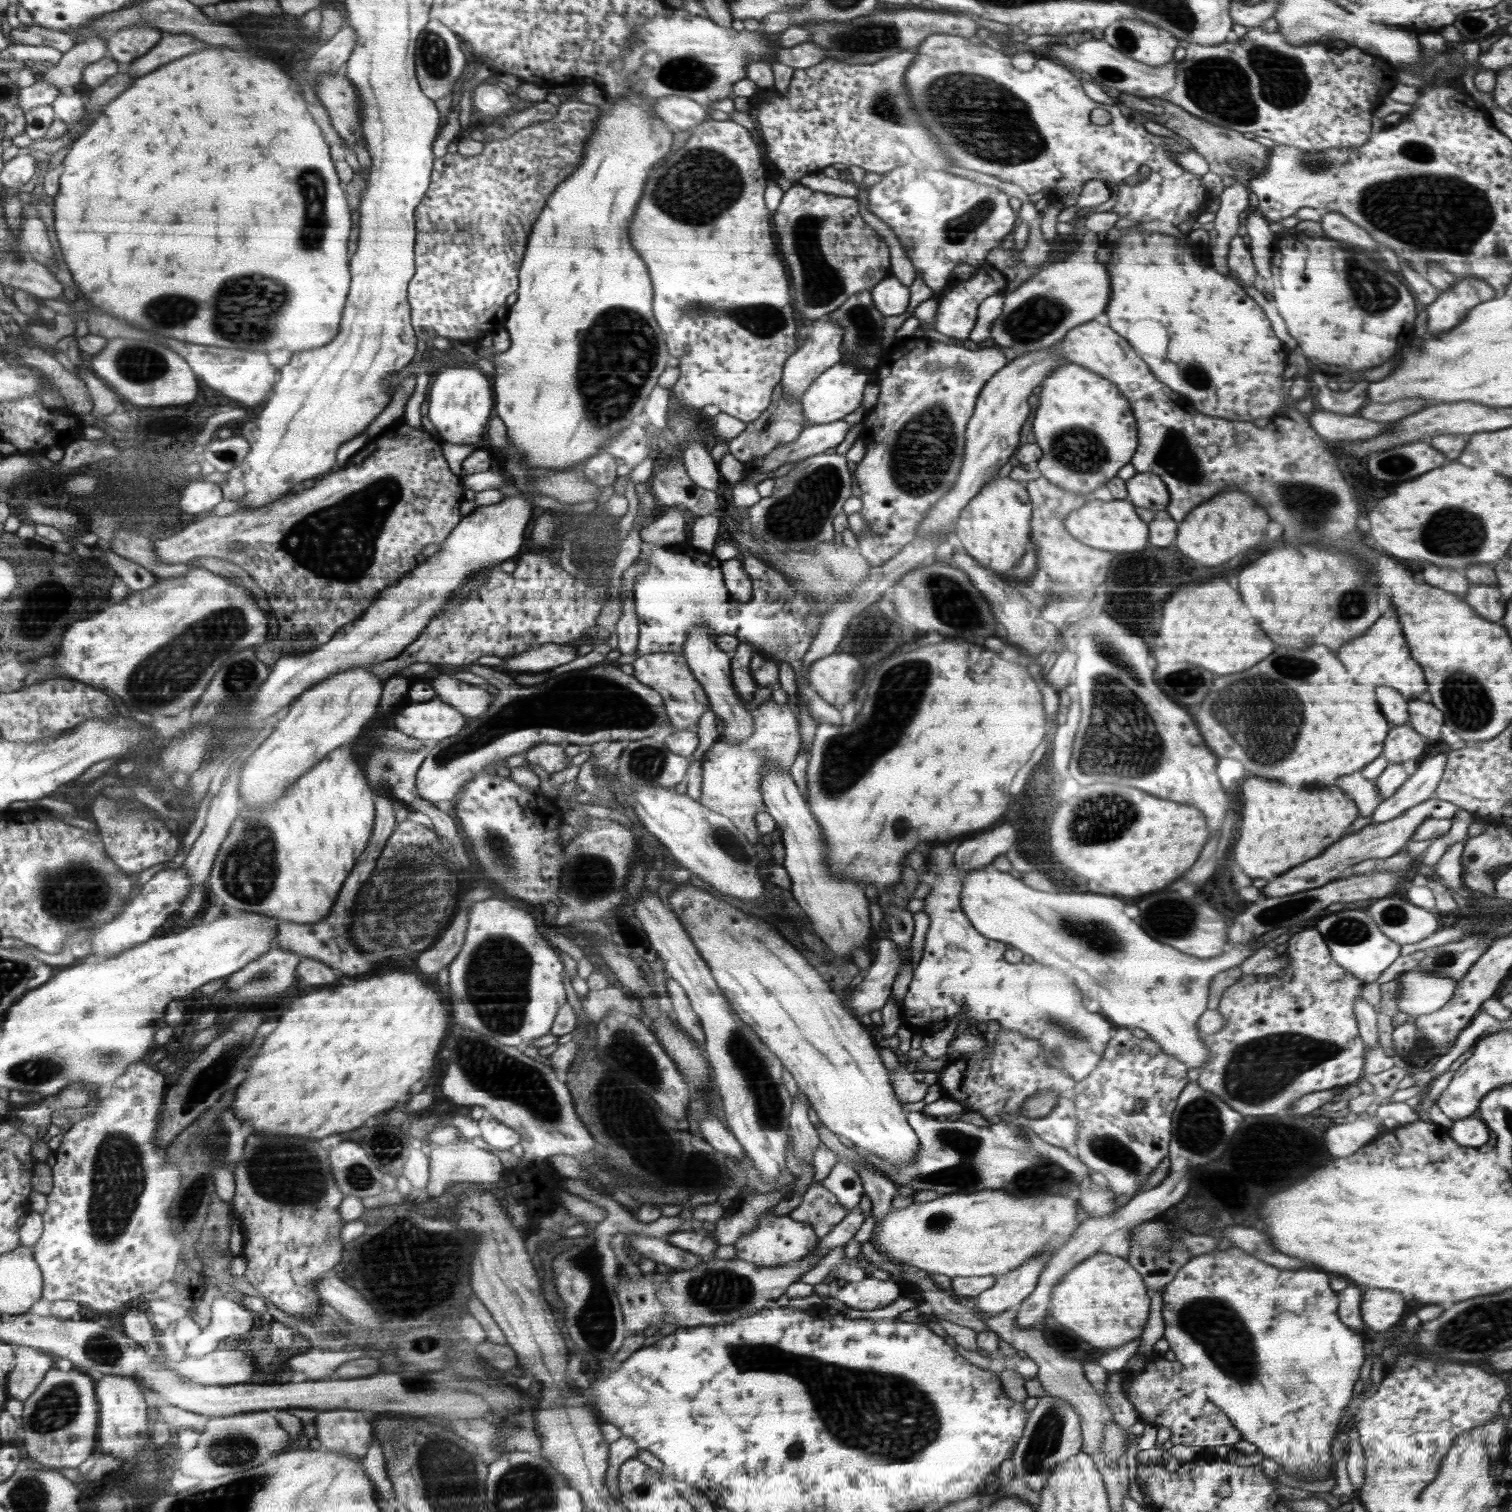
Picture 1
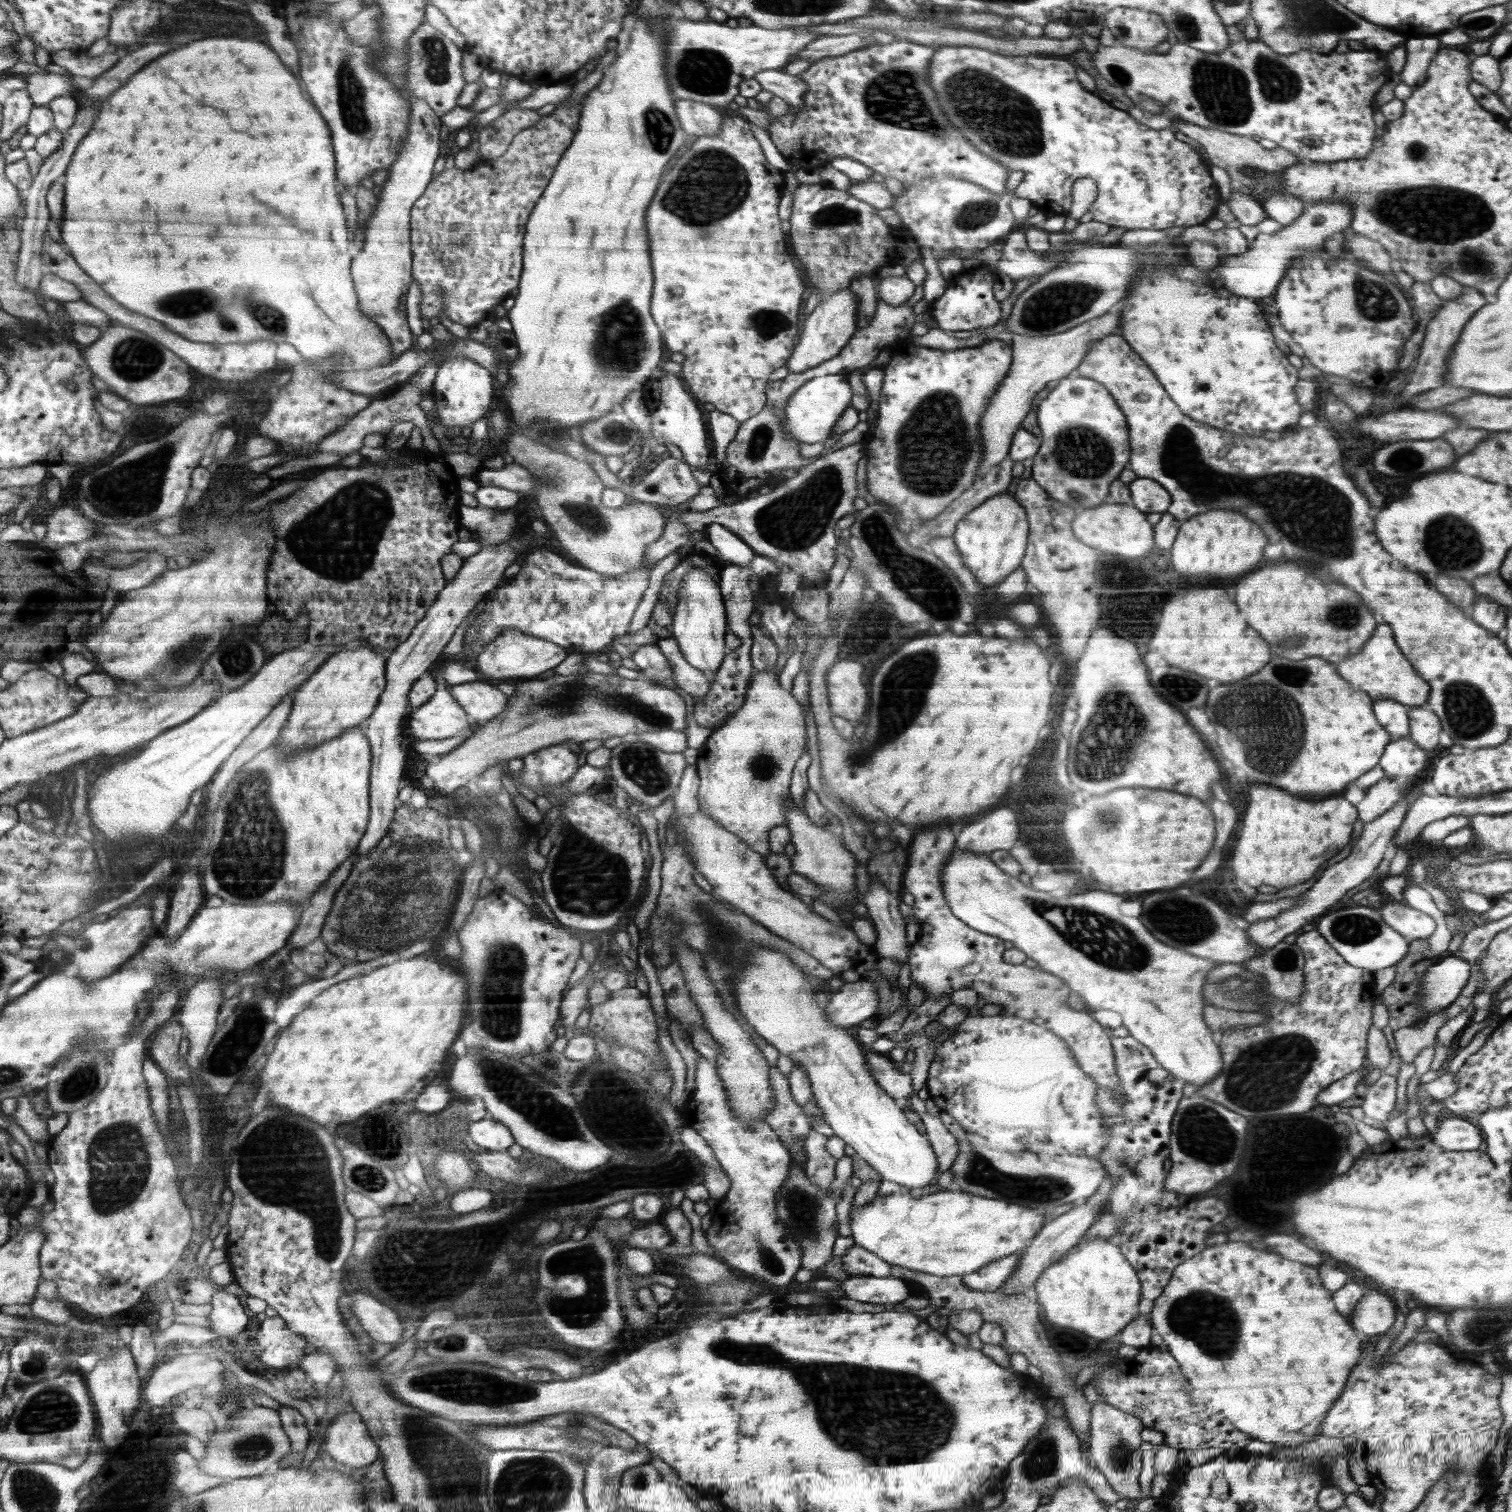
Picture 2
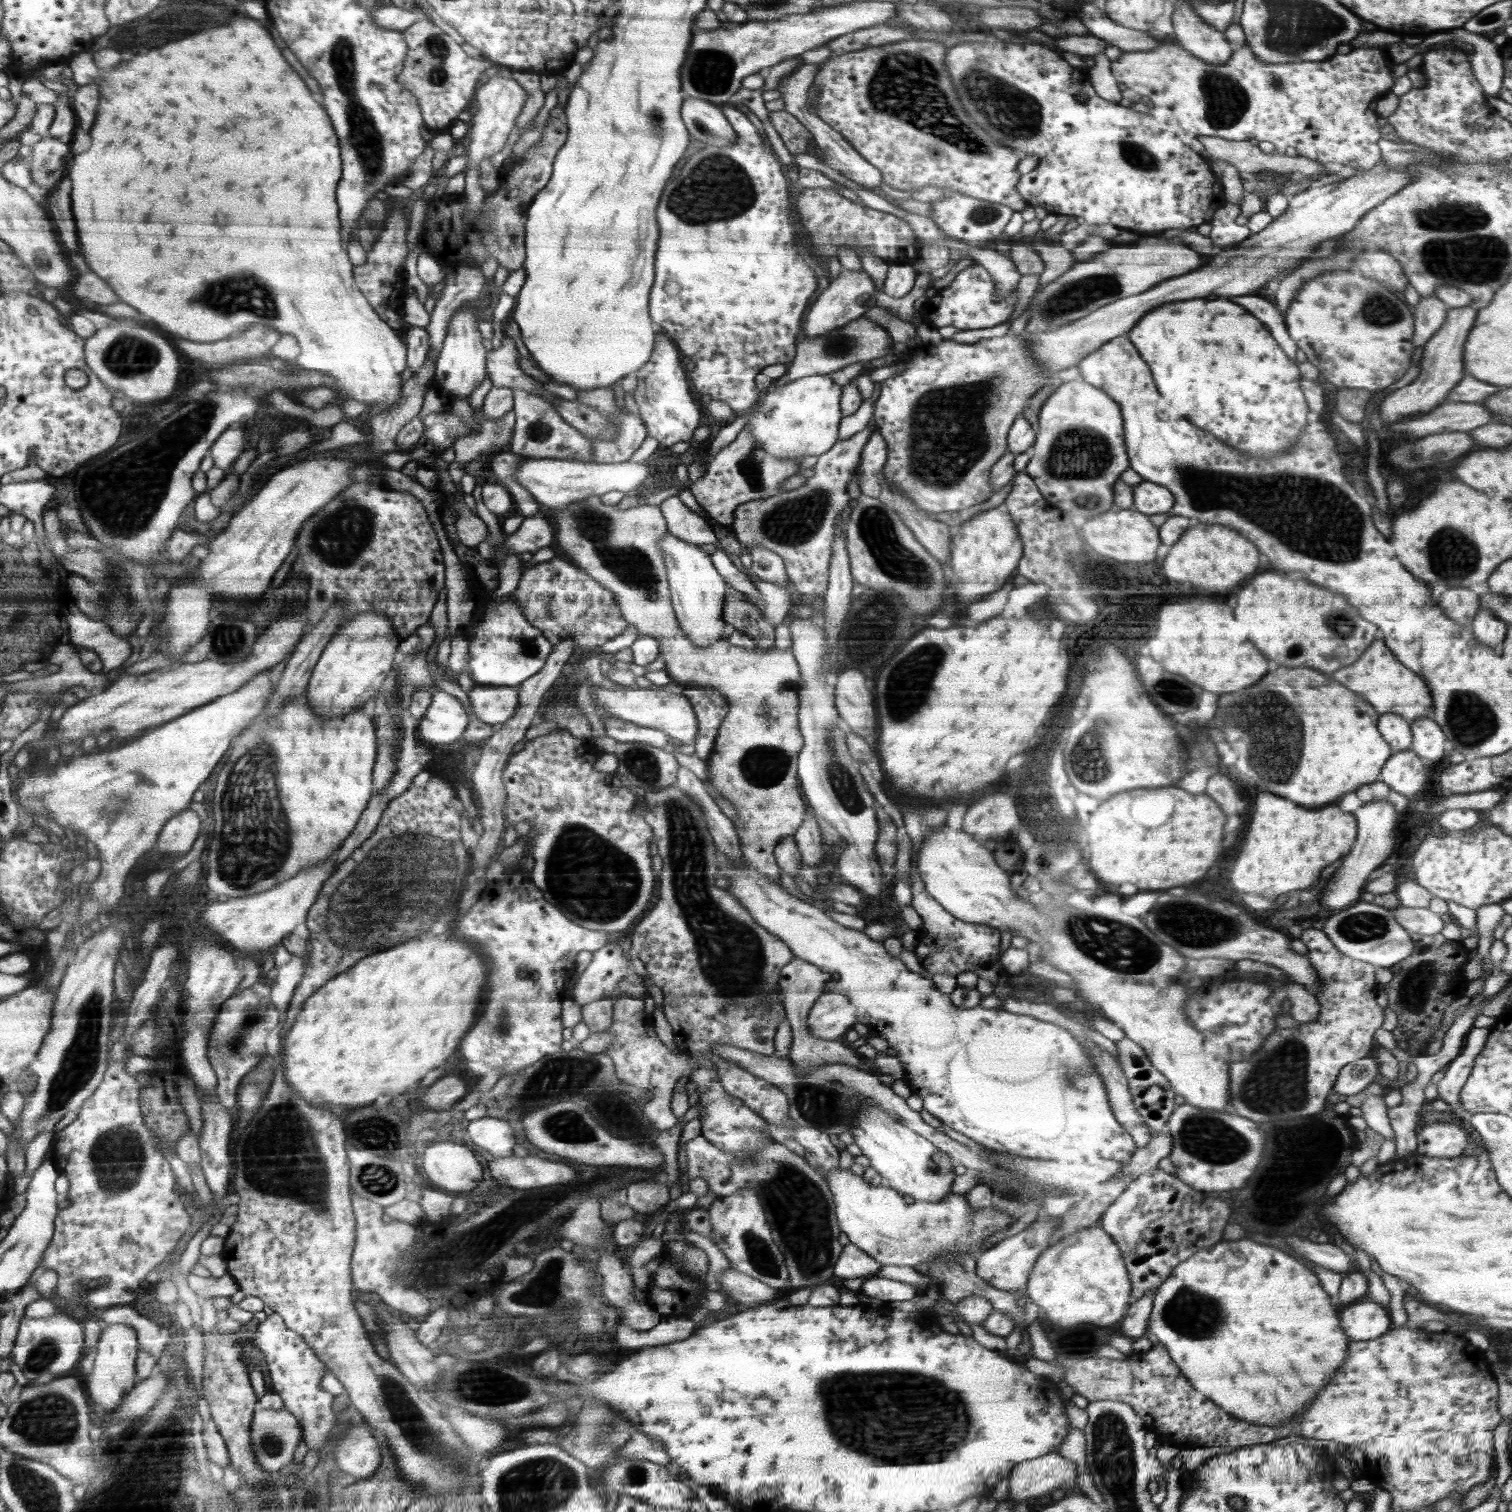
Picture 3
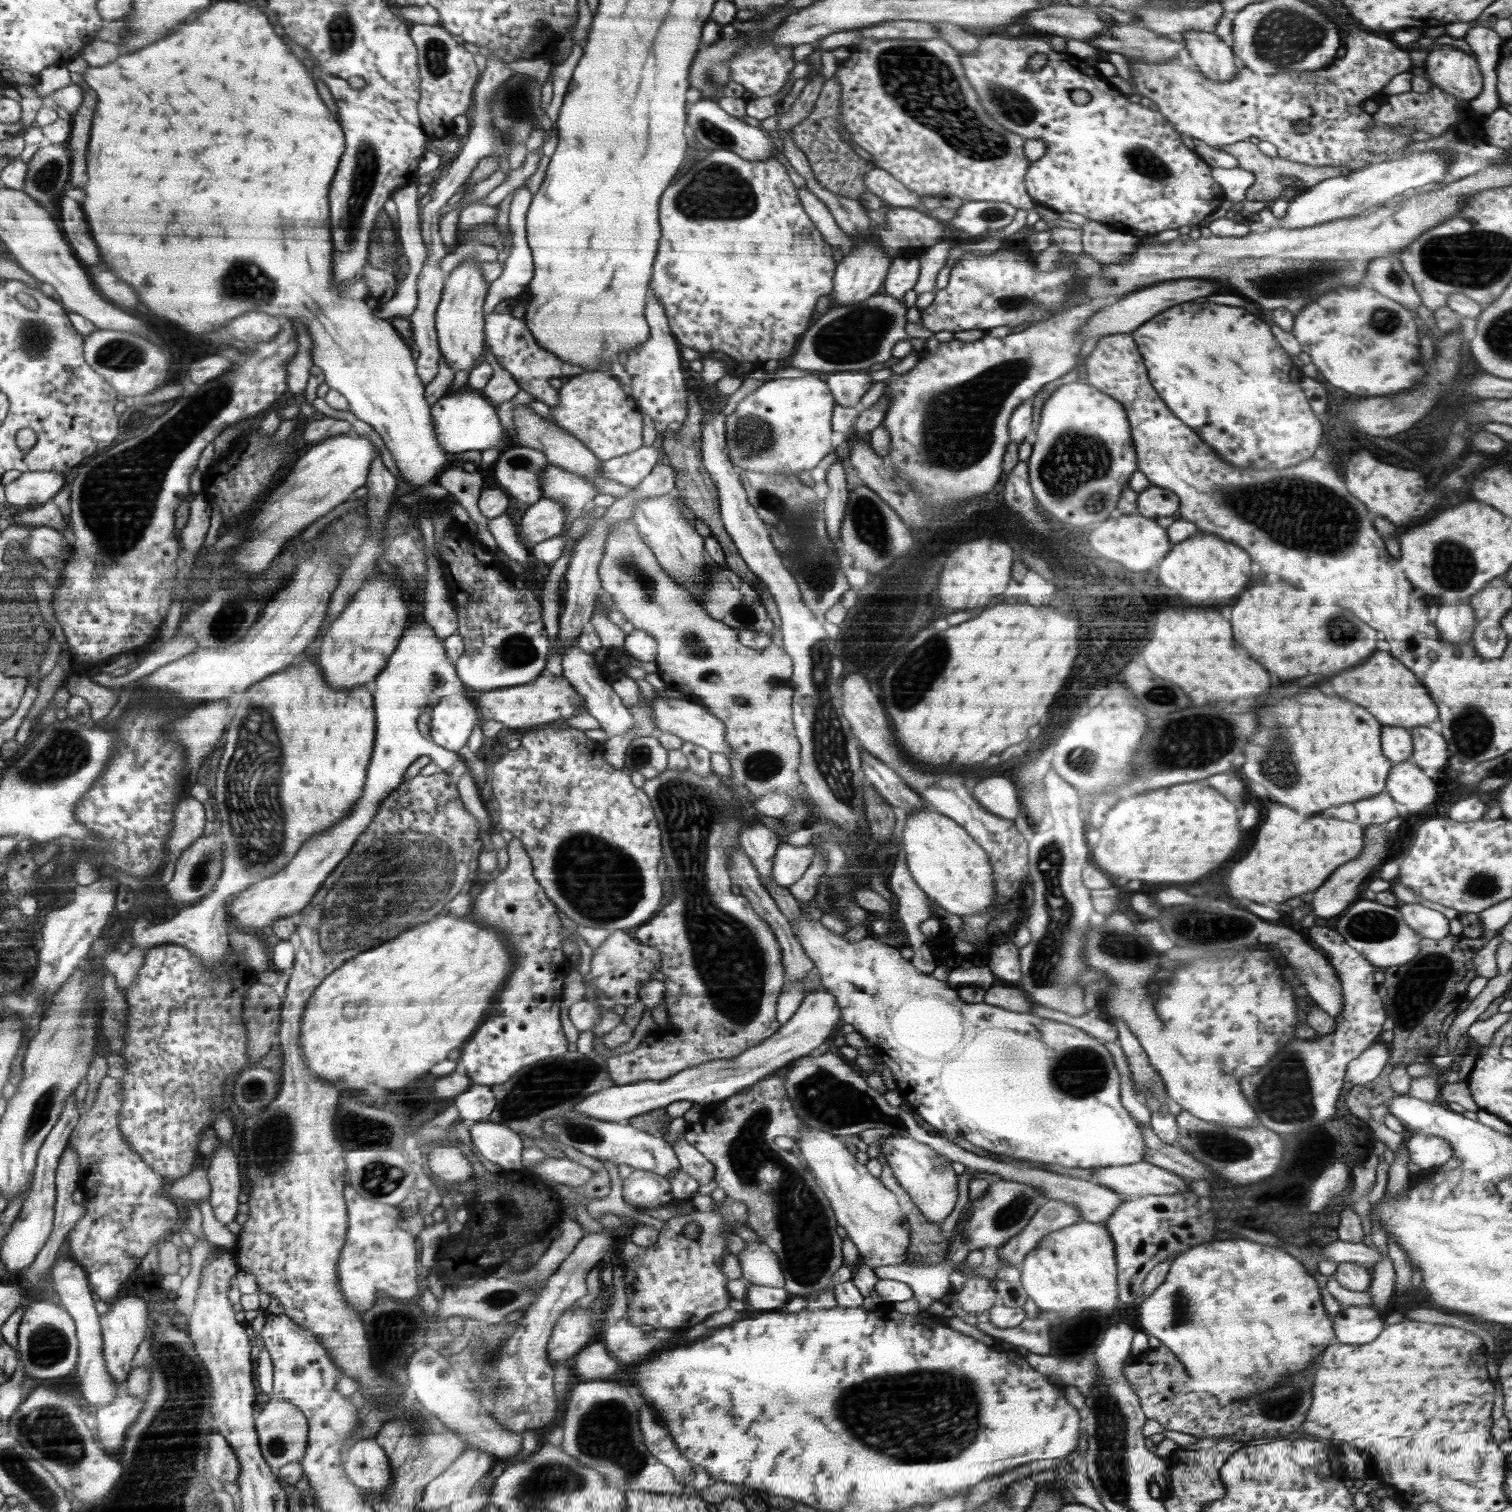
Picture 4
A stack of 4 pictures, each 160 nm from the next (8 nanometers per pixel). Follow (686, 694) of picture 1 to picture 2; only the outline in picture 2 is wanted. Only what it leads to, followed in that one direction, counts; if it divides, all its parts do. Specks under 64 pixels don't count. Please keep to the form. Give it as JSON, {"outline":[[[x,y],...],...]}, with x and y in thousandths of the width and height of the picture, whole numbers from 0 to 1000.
{"outline":[[[429,425],[422,427],[418,437],[423,445],[427,449],[434,450],[434,453],[444,456],[448,454],[444,448],[444,439],[435,426]]]}

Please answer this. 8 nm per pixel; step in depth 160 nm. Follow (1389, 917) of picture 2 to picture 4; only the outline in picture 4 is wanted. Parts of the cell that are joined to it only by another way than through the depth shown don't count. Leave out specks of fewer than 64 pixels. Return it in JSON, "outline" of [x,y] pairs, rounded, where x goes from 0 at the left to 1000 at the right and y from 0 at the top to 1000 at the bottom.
{"outline":[[[938,597],[925,599],[928,609],[940,620],[953,621],[958,618],[958,607]]]}

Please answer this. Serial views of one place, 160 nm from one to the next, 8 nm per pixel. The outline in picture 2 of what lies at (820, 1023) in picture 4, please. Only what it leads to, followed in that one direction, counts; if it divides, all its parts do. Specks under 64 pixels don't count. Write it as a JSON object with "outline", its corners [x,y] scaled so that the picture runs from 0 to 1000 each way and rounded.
{"outline":[[[566,649],[560,650],[548,658],[547,671],[554,679],[562,680],[577,673],[581,666],[581,657],[578,650]]]}

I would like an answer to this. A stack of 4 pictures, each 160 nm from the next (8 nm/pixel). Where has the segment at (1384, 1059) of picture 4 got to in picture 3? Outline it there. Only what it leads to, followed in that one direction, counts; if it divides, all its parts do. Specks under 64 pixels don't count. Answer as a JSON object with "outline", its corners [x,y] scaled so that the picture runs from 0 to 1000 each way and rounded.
{"outline":[[[902,699],[893,704],[890,704],[886,707],[885,713],[881,719],[883,724],[894,725],[901,722],[911,710],[911,703],[908,699]]]}

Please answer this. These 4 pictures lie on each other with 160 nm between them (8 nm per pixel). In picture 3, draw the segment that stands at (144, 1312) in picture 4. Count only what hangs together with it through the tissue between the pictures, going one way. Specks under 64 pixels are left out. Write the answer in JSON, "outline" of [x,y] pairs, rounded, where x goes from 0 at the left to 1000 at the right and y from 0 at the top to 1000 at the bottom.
{"outline":[[[75,876],[69,880],[63,899],[62,905],[58,911],[59,921],[61,921],[62,926],[68,930],[71,935],[74,937],[76,933],[82,927],[91,915],[92,905],[91,899],[93,894],[92,881],[89,877],[85,876]]]}

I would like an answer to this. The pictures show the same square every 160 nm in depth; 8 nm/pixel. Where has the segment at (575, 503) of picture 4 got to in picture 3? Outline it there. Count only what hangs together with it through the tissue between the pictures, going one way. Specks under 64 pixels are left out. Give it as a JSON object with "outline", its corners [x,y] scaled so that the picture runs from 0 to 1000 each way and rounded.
{"outline":[[[349,303],[344,307],[344,311],[339,315],[349,325],[354,328],[360,337],[372,337],[378,332],[386,331],[391,328],[397,328],[404,324],[414,327],[419,326],[425,322],[425,318],[430,314],[429,306],[415,304],[414,306],[395,307],[393,305],[378,305],[369,303]]]}

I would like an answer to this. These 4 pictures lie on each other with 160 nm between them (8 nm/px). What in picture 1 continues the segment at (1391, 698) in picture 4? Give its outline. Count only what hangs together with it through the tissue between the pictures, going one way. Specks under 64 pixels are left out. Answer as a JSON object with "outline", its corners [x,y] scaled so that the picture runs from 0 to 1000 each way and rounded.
{"outline":[[[921,400],[899,422],[889,426],[889,429],[886,429],[886,434],[888,434],[888,439],[893,444],[897,444],[899,447],[899,451],[903,450],[909,454],[922,455],[931,463],[943,461],[944,453],[943,453],[941,442],[933,433],[927,413]]]}

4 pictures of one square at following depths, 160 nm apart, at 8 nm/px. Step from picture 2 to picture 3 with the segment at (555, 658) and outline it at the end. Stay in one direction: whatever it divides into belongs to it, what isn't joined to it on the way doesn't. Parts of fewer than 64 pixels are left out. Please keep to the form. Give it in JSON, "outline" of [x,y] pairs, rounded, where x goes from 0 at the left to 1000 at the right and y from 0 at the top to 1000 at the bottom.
{"outline":[[[320,389],[320,395],[315,397],[316,401],[312,410],[312,421],[310,425],[311,448],[316,452],[328,452],[328,454],[343,454],[357,445],[366,427],[359,418],[351,413],[346,402],[339,397],[339,392],[333,395],[329,401],[325,401],[327,391]]]}

